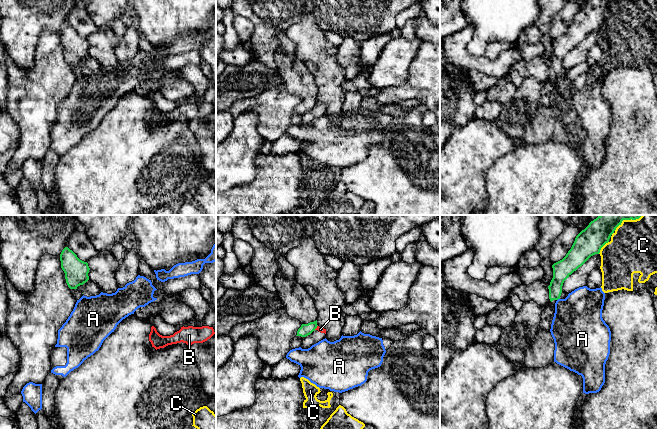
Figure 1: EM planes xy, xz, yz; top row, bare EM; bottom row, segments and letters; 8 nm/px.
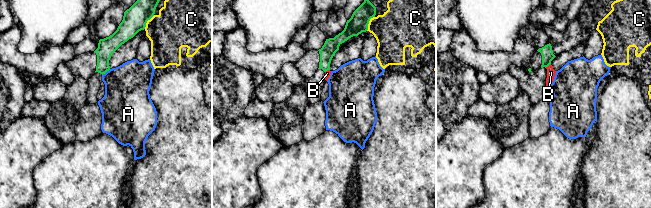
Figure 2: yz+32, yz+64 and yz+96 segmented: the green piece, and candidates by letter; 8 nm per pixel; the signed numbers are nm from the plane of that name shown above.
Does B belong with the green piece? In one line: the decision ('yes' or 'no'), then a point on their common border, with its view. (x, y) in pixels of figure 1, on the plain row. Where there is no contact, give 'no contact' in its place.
yes | xz (316, 103)

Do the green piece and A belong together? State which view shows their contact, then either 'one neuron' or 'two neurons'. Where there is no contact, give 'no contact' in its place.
yz | two neurons

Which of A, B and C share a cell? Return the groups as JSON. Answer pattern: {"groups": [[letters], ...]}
{"groups": [["A"], ["B"], ["C"]]}

